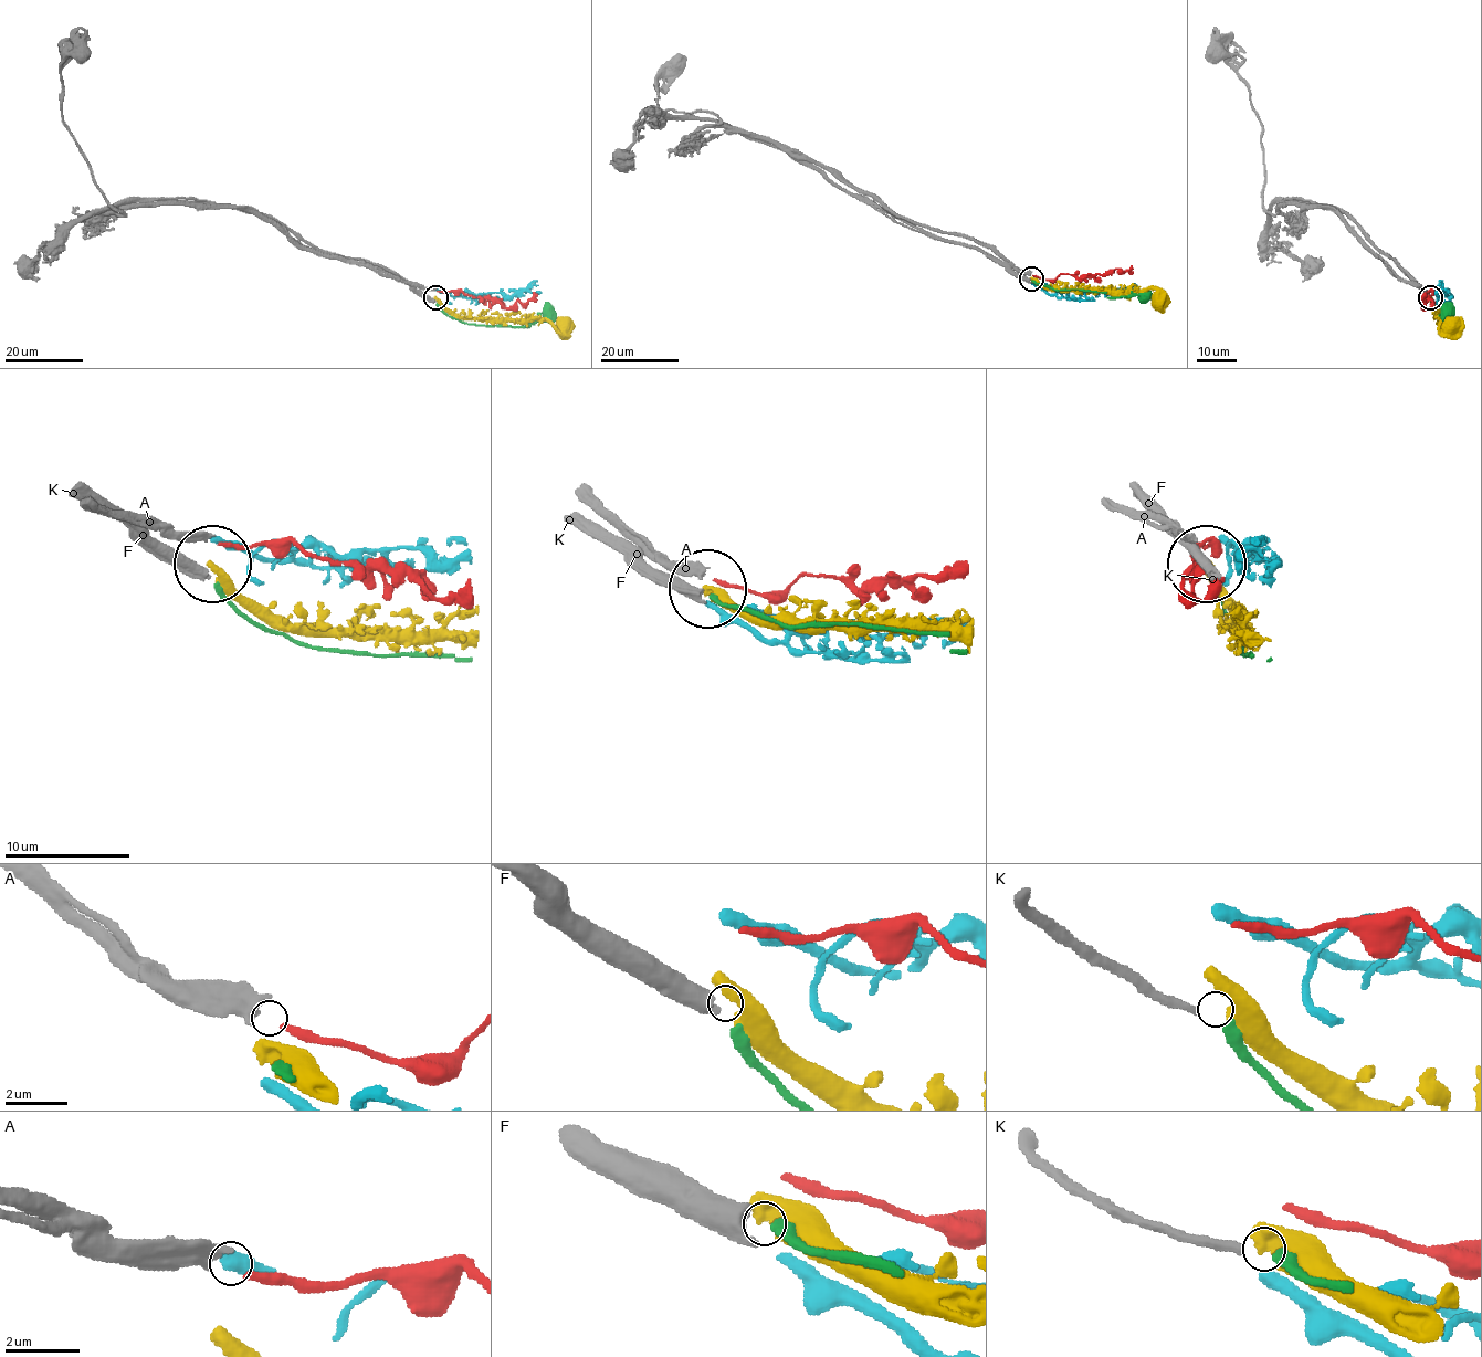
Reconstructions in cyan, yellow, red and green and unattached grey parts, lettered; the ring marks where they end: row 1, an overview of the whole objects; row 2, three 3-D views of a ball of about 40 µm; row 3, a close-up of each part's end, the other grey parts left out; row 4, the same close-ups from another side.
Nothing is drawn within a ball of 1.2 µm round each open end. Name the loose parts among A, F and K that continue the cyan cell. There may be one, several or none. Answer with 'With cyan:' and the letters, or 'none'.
With cyan: none

